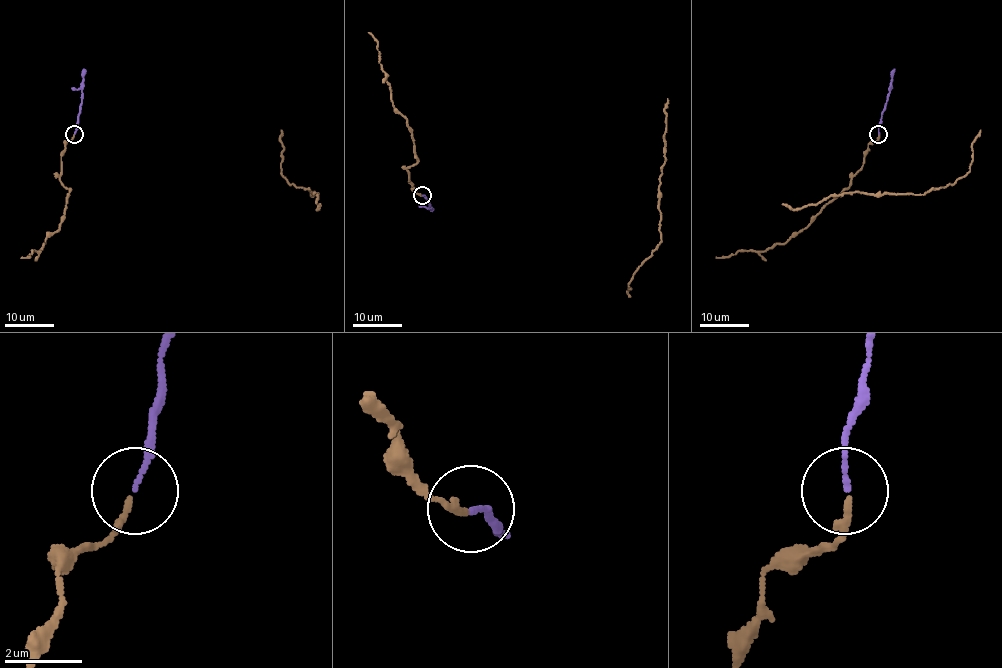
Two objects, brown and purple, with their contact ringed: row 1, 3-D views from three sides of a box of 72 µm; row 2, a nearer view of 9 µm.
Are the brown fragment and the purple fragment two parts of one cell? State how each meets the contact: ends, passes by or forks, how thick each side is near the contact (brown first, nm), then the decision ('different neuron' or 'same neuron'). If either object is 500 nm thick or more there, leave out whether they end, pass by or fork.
brown ends | purple ends | 160/110 nm | same neuron

